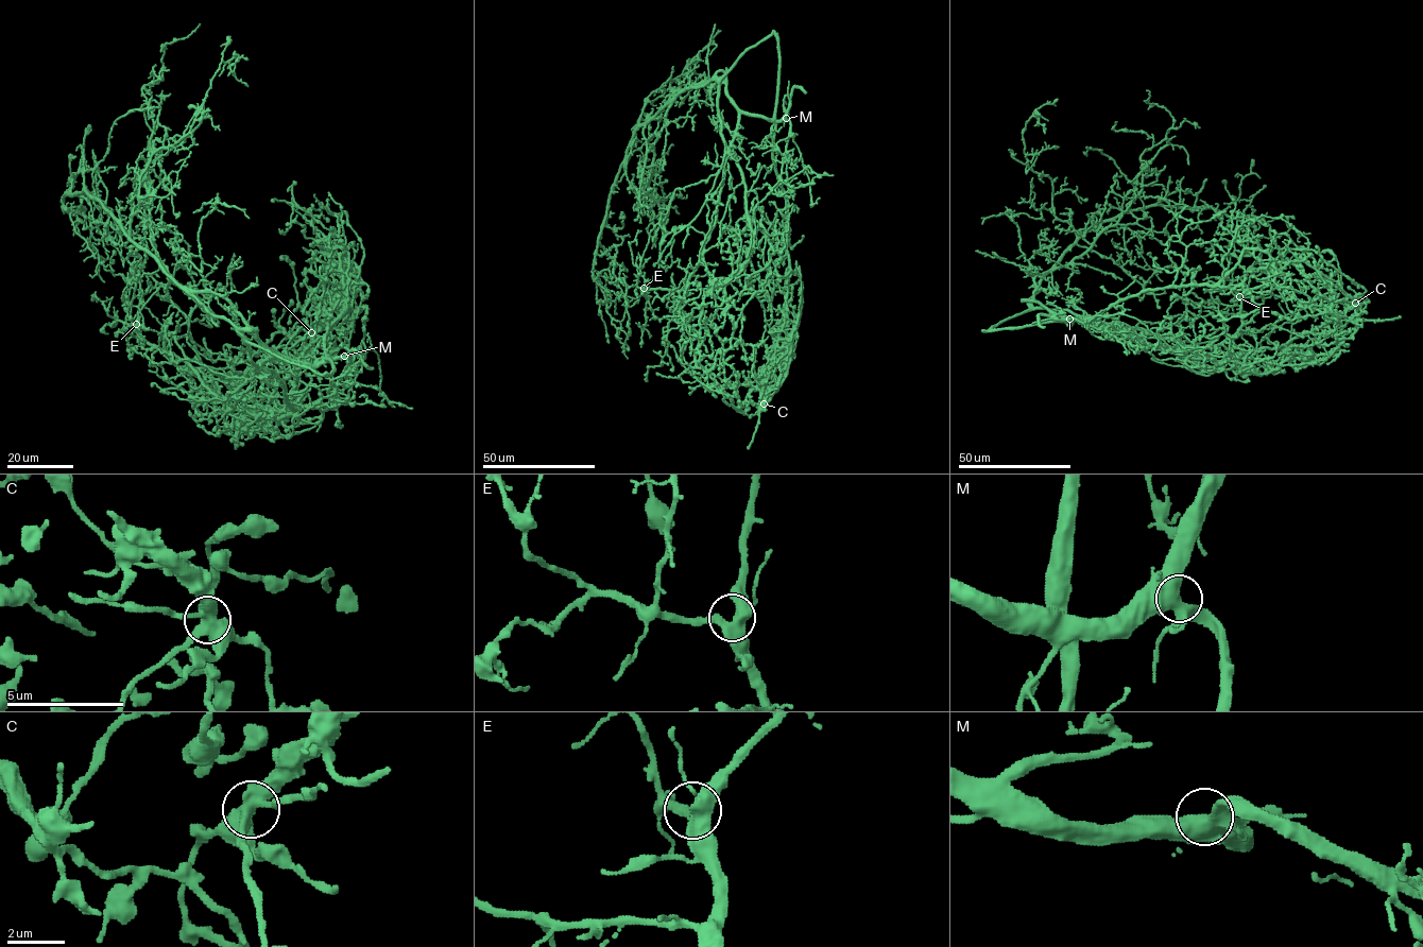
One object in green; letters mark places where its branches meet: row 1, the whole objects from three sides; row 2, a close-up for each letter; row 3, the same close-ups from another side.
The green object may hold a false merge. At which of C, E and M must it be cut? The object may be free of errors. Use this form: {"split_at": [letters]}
{"split_at": ["C"]}

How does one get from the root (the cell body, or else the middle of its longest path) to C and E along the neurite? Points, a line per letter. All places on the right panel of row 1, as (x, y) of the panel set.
C: (1067, 323), (1097, 316), (1146, 291), (1215, 285), (1246, 248), (1292, 263), (1334, 302), (1350, 297), (1355, 303)
E: (1067, 323), (1065, 316), (1115, 327), (1138, 327), (1186, 345), (1212, 347), (1231, 337), (1241, 325), (1239, 296)

